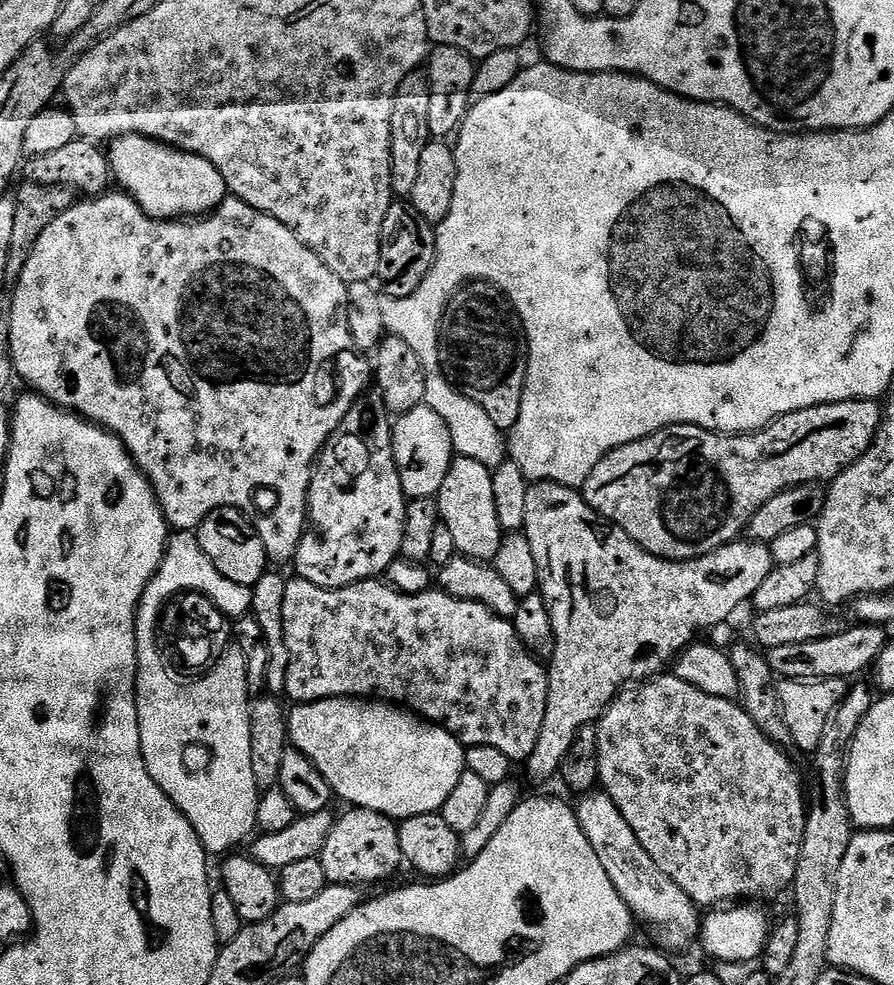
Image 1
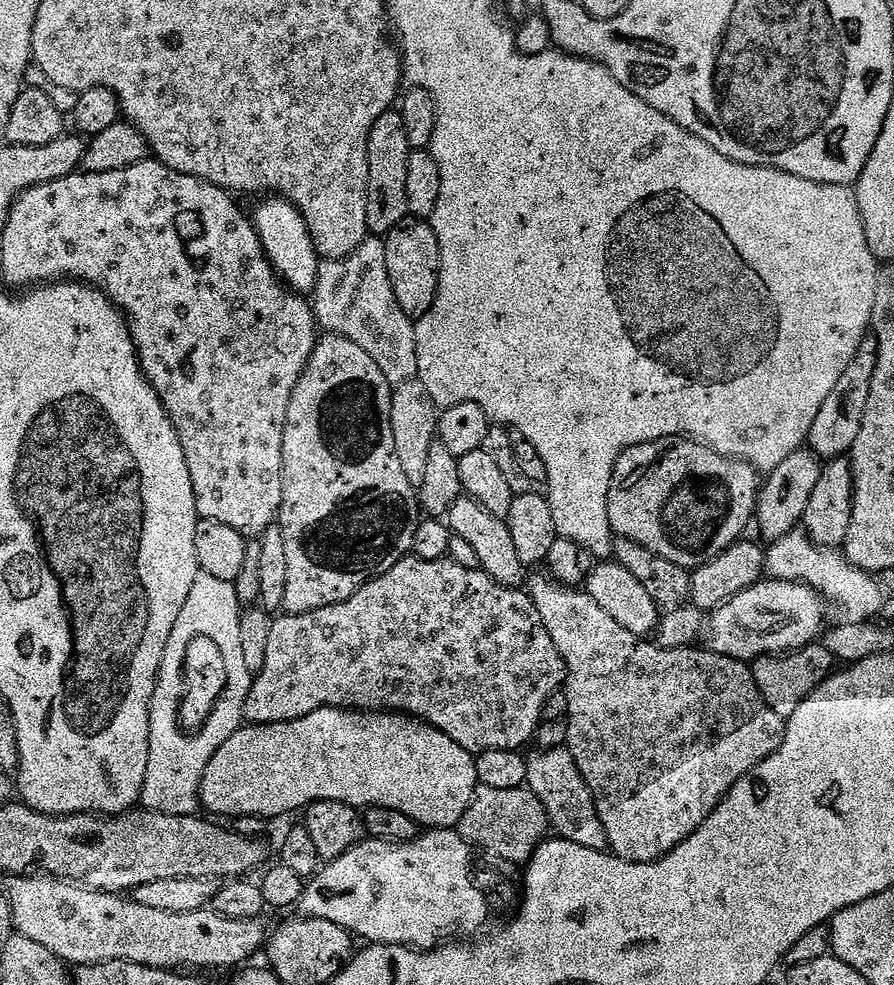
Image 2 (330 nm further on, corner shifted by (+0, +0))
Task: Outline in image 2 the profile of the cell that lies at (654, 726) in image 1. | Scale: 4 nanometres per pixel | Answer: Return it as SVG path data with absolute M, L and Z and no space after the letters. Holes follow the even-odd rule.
M541 574L527 581L526 591L532 597L534 606L538 606L538 614L542 614L542 622L554 638L554 646L558 654L562 654L564 665L568 671L566 681L566 691L568 694L568 715L566 723L568 726L567 749L574 758L586 786L590 786L590 794L594 798L594 806L602 826L606 830L608 839L608 848L613 856L618 856L622 860L629 860L635 864L653 864L654 861L660 860L666 854L670 854L690 834L694 834L714 814L714 810L728 796L728 792L736 783L750 770L754 770L770 754L774 754L782 746L784 741L784 729L786 727L785 717L774 714L770 706L762 698L758 686L754 682L754 674L751 667L743 660L735 660L729 656L723 656L717 652L710 652L700 646L691 648L661 648L659 644L643 636L630 634L594 598L590 598L587 591L577 590L574 588L565 588L564 585L553 580L547 574Z

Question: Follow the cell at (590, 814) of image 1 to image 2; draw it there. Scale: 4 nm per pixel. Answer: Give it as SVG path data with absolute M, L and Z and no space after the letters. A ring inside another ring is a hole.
M567 747L555 748L549 752L536 750L533 753L533 756L527 757L528 782L526 787L542 802L548 815L549 825L554 829L555 835L559 839L569 840L578 846L586 846L590 850L605 851L608 848L606 830L596 813L590 786L586 786Z

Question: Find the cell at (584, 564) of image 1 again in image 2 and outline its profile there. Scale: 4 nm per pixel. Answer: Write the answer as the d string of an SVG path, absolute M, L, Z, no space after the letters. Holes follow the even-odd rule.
M802 447L794 454L790 454L790 458L778 462L778 466L767 473L766 479L760 485L760 496L756 499L754 517L754 528L760 531L761 541L784 540L803 525L806 505L810 503L810 494L818 482L821 467L820 457L807 447Z

